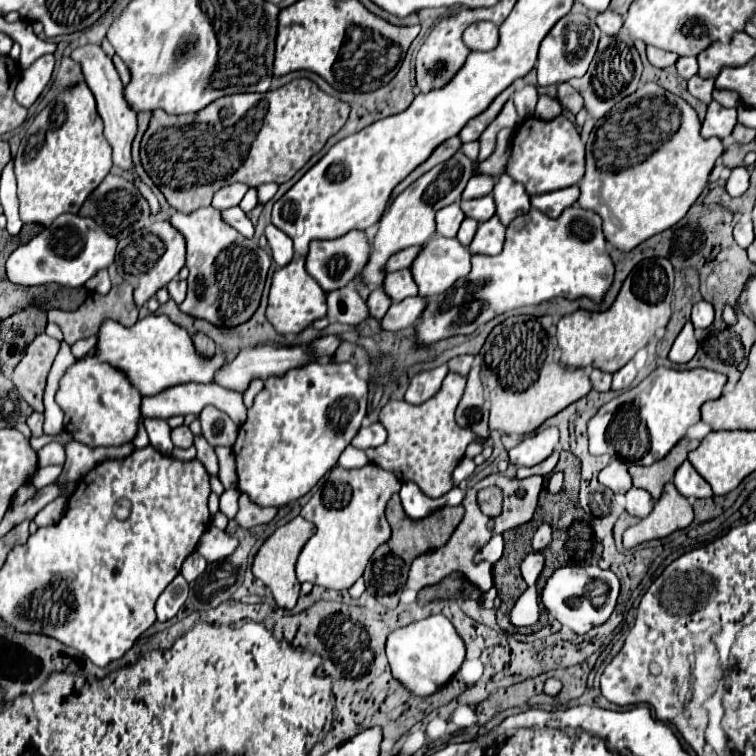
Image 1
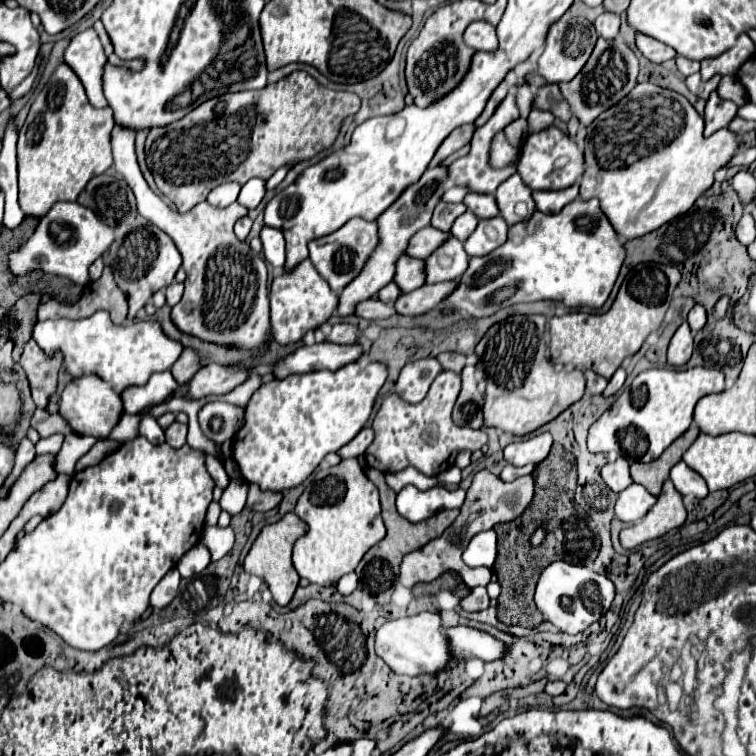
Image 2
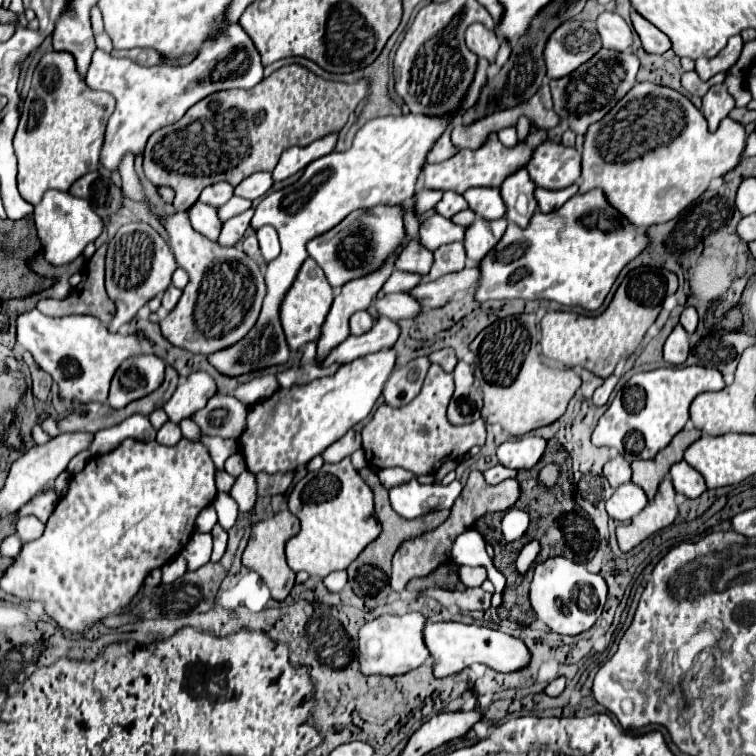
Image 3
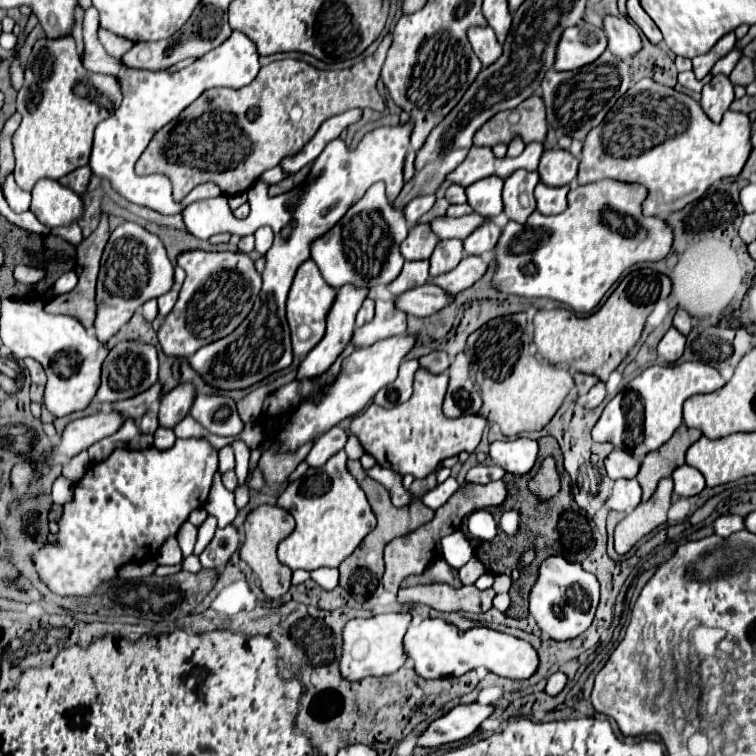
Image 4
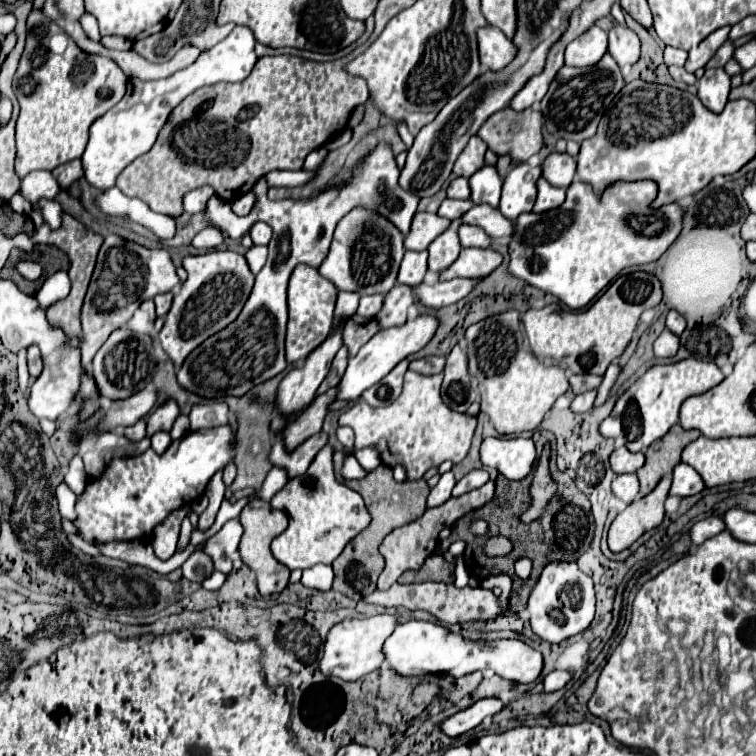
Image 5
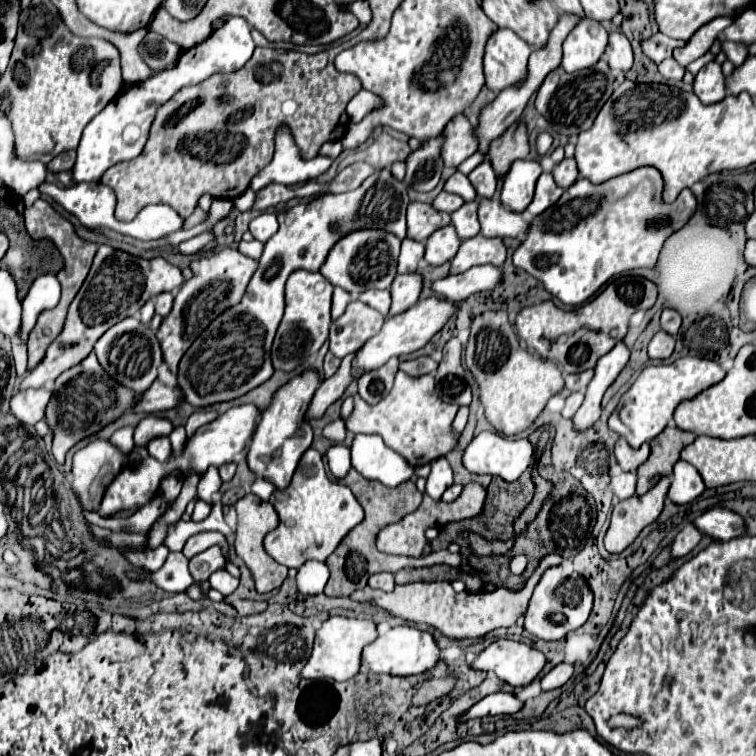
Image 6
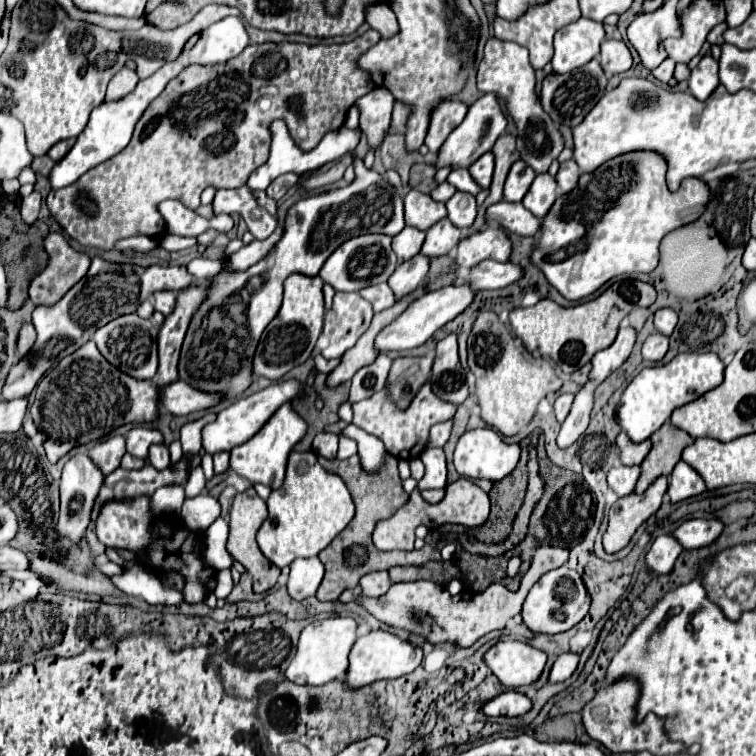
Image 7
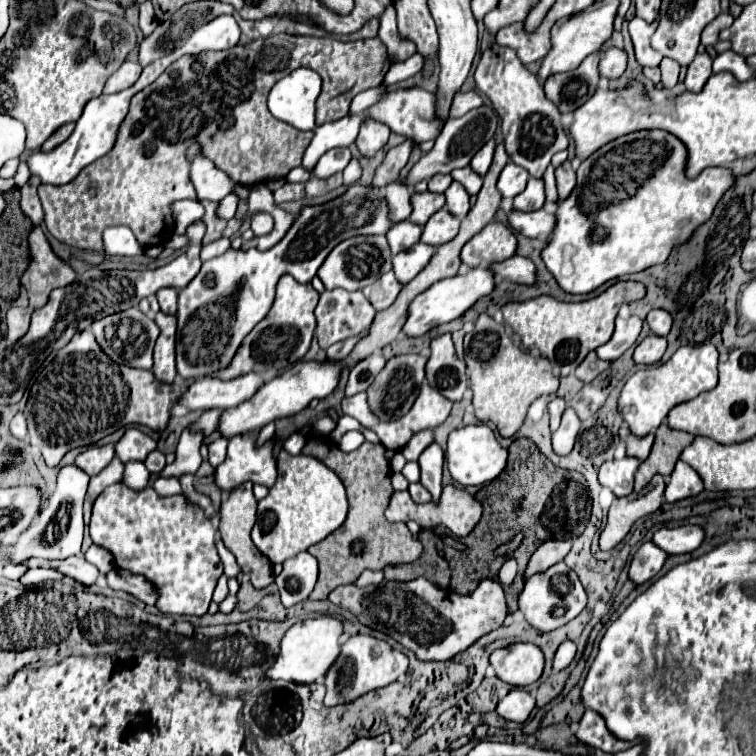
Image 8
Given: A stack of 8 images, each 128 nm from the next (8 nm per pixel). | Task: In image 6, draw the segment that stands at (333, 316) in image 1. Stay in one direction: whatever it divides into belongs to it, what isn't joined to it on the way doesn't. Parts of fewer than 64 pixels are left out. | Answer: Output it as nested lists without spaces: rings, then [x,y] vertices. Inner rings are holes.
[[[476,266],[466,270],[464,274],[456,274],[456,276],[446,276],[442,280],[436,280],[432,284],[432,290],[436,296],[458,302],[458,300],[466,300],[468,296],[482,292],[482,290],[490,290],[500,282],[500,268],[496,266]]]

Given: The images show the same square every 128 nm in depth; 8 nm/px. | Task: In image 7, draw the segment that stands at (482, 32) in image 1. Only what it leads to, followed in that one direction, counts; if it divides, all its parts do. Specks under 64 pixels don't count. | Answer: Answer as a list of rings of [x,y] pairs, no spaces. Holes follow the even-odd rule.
[[[490,36],[484,46],[484,56],[478,64],[478,88],[482,92],[498,92],[506,106],[506,112],[514,118],[518,126],[518,150],[522,154],[522,160],[540,174],[548,172],[552,160],[562,152],[564,140],[550,116],[542,110],[534,92],[534,84],[534,68],[530,64],[528,50],[516,42]]]

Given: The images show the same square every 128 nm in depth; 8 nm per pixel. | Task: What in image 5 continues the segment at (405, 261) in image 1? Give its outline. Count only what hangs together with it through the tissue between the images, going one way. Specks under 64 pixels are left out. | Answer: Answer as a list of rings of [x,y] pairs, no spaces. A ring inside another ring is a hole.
[[[472,206],[472,210],[468,210],[454,224],[456,226],[462,226],[462,224],[480,226],[492,238],[500,238],[500,236],[510,238],[510,234],[512,234],[512,222],[508,218],[502,218],[500,210],[492,208],[492,206]]]

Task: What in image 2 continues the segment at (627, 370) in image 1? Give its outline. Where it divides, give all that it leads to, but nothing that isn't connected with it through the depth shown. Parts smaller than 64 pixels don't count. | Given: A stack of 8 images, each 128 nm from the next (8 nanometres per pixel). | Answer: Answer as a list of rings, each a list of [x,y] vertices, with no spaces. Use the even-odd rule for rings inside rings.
[[[618,368],[616,374],[610,378],[610,382],[608,382],[608,386],[606,386],[606,390],[604,390],[602,394],[604,394],[604,396],[616,394],[616,392],[624,386],[624,382],[626,382],[626,370],[624,370],[624,368]]]

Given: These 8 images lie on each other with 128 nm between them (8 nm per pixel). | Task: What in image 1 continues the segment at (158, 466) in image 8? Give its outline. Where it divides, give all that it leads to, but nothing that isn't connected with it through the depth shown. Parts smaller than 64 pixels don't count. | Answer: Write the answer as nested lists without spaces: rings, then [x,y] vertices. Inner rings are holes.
[[[180,426],[172,430],[172,442],[176,448],[190,448],[194,442],[194,434],[190,432],[188,426]]]

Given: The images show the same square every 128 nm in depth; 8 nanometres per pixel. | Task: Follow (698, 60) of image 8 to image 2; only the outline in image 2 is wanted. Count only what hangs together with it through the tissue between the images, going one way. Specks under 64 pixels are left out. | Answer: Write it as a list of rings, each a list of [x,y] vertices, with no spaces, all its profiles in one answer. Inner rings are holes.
[[[712,92],[706,102],[706,112],[704,112],[704,120],[706,120],[704,134],[712,136],[716,130],[728,128],[728,124],[736,116],[736,110],[738,110],[738,106],[734,102],[722,100],[722,98],[718,98],[716,92]]]

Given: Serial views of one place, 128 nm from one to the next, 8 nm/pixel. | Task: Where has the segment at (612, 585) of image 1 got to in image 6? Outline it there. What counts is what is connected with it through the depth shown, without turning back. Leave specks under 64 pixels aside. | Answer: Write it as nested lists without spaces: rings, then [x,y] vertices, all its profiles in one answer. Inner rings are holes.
[[[562,564],[552,566],[542,574],[540,582],[534,588],[534,594],[530,598],[530,606],[524,614],[524,618],[526,618],[524,628],[530,634],[534,634],[536,638],[560,640],[568,632],[578,630],[580,626],[586,624],[590,610],[592,610],[592,602],[594,602],[594,594],[580,574],[568,572]]]

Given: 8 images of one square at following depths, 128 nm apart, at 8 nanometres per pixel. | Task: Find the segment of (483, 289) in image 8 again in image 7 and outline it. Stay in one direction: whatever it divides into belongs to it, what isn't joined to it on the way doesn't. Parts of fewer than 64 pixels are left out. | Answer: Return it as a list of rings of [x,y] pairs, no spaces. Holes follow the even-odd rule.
[[[444,286],[436,292],[426,292],[424,296],[416,298],[396,320],[392,320],[384,330],[380,330],[380,334],[376,336],[374,348],[378,352],[390,352],[390,350],[410,350],[410,348],[418,348],[422,346],[428,338],[432,338],[432,334],[442,328],[446,322],[450,322],[452,318],[456,318],[460,312],[464,312],[468,308],[468,304],[472,302],[474,294],[468,286]]]

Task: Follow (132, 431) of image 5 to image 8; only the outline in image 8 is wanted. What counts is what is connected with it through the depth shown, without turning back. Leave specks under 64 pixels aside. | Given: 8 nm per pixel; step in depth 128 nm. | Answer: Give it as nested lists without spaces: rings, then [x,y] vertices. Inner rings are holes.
[[[106,444],[106,446],[94,446],[94,448],[88,448],[86,452],[82,452],[78,458],[76,458],[76,466],[86,470],[86,474],[90,476],[96,476],[100,474],[110,462],[112,458],[116,456],[114,452],[114,444]]]

